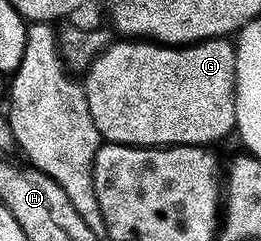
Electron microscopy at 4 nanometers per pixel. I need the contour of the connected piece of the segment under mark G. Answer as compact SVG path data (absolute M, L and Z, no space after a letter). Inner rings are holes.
M207 38L204 42L193 42L191 46L162 46L159 42L149 42L147 40L119 40L113 41L104 49L101 54L88 67L86 73L82 78L82 85L84 88L84 95L86 96L86 104L90 104L90 116L94 116L94 124L98 128L101 139L104 142L117 142L123 146L155 146L157 148L162 146L208 146L209 144L216 144L219 138L224 138L228 133L233 133L236 130L236 48L235 45L228 38Z

